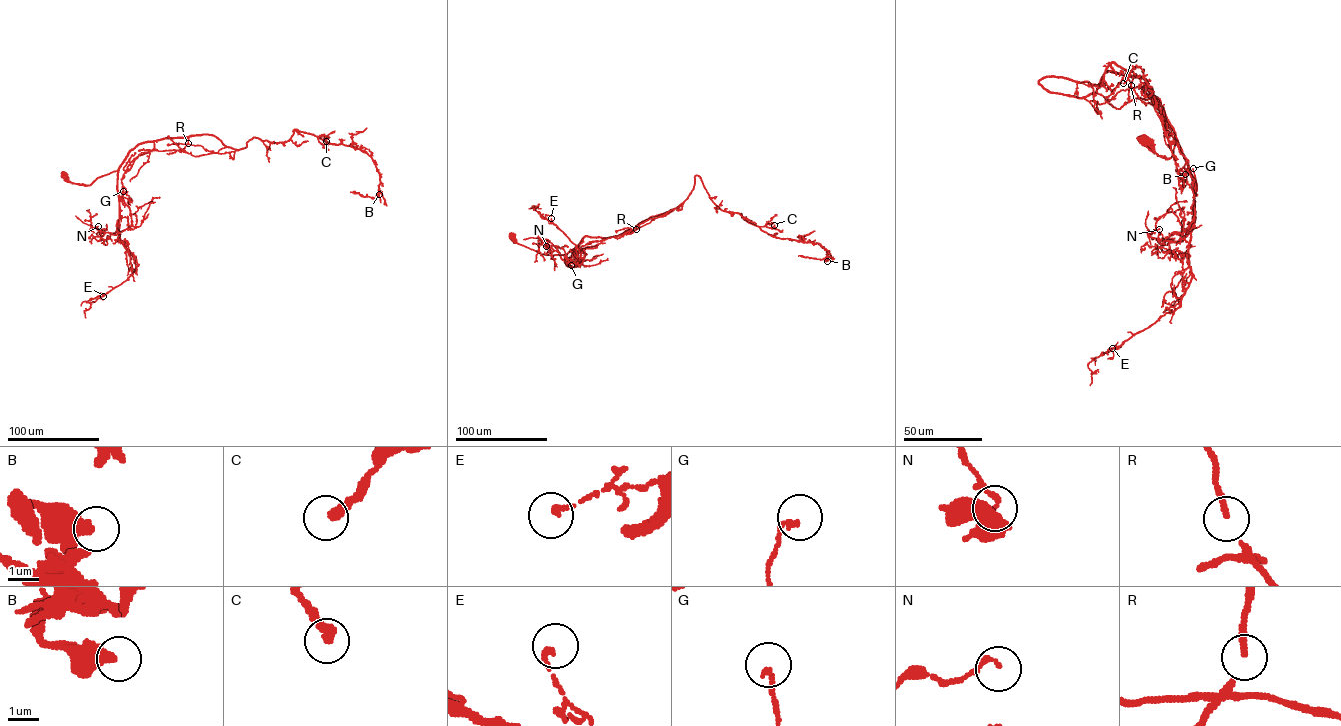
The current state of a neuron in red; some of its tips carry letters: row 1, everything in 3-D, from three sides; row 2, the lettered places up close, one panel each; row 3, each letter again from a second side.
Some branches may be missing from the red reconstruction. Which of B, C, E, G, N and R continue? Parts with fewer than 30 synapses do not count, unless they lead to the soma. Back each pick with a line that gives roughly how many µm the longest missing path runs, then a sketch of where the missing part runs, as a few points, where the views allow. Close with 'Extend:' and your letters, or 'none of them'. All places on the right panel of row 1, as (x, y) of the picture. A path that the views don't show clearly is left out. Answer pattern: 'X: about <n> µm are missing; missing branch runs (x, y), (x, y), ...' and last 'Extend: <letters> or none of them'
Extend: none of them

